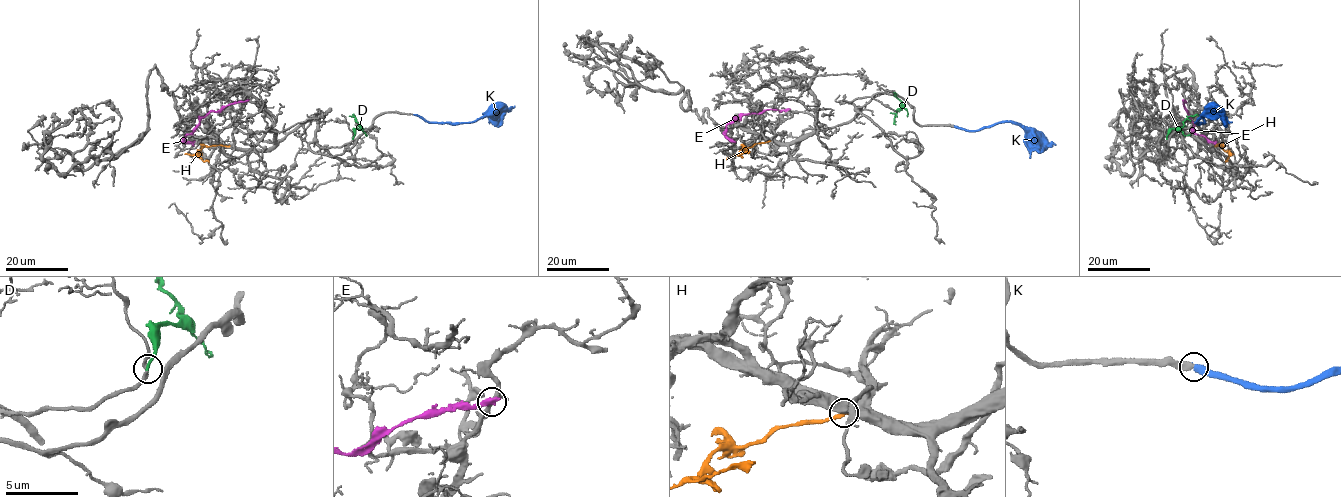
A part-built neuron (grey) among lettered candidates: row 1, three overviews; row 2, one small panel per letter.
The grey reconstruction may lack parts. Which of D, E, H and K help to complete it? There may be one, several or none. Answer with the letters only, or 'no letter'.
D, K

